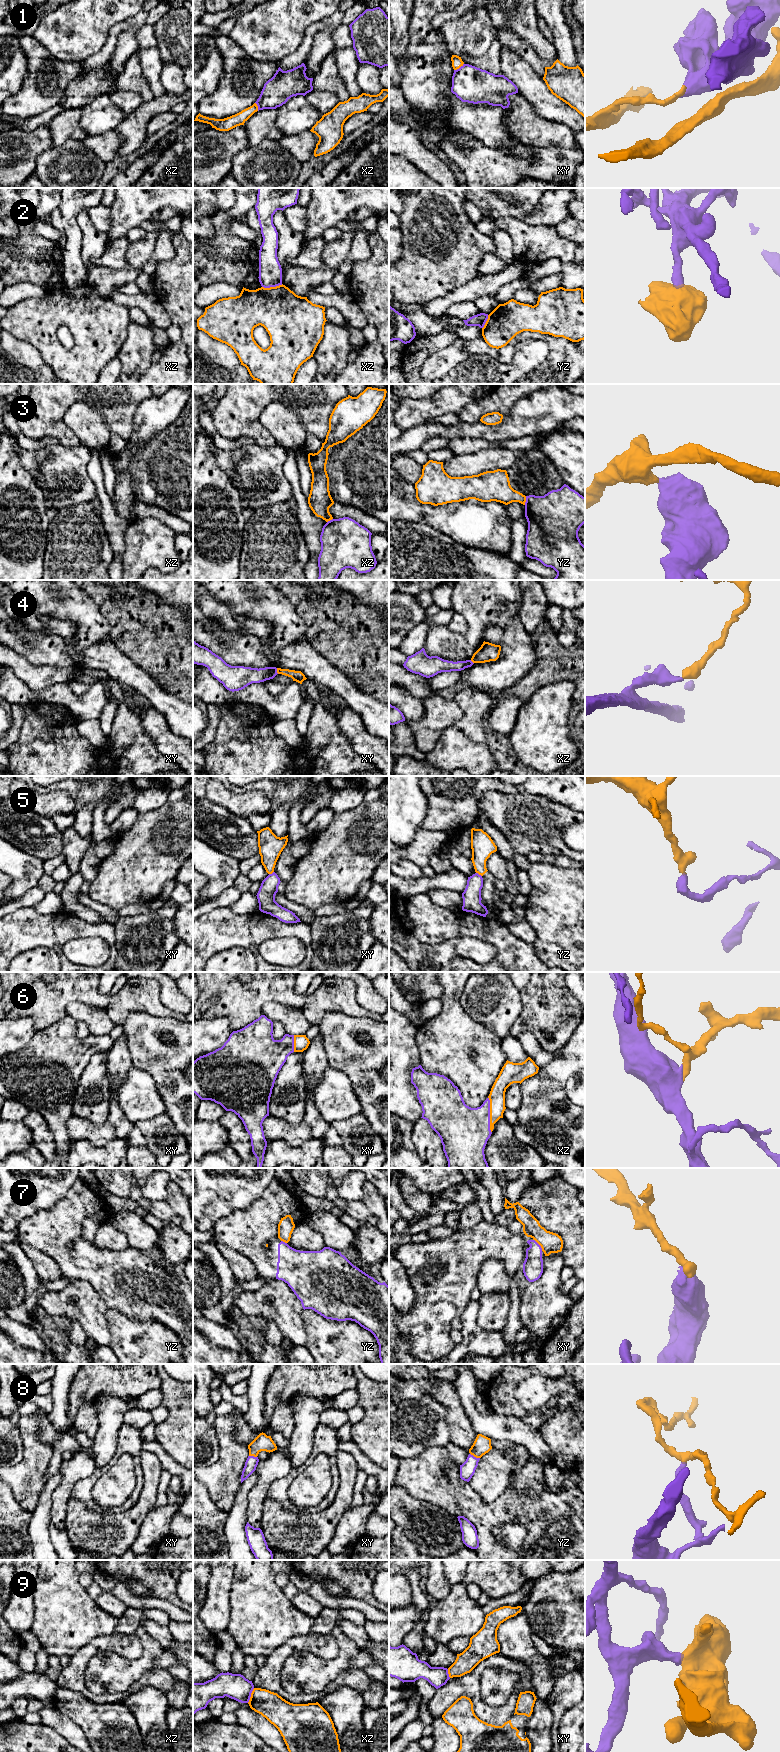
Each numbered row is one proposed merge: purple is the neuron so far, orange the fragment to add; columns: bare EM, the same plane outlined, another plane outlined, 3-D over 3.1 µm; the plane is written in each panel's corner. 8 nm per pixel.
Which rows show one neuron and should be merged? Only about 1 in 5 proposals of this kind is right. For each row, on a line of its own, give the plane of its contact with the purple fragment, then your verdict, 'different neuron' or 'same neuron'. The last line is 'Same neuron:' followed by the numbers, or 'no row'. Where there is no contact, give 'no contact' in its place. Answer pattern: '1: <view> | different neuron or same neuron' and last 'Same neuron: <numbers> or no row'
1: xy | different neuron
2: xz | different neuron
3: yz | different neuron
4: xy | different neuron
5: yz | different neuron
6: xz | same neuron
7: xy | different neuron
8: yz | different neuron
9: xz | different neuron
Same neuron: 6

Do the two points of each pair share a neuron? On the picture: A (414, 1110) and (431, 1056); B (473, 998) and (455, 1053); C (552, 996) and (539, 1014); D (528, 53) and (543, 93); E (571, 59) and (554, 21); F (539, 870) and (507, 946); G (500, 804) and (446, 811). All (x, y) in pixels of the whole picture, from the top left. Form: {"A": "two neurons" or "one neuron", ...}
{"A": "two neurons", "B": "two neurons", "C": "one neuron", "D": "two neurons", "E": "one neuron", "F": "two neurons", "G": "two neurons"}

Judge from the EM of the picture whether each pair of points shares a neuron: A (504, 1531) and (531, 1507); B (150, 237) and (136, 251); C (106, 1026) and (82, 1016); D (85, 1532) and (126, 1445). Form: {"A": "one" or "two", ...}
{"A": "two", "B": "one", "C": "one", "D": "two"}

